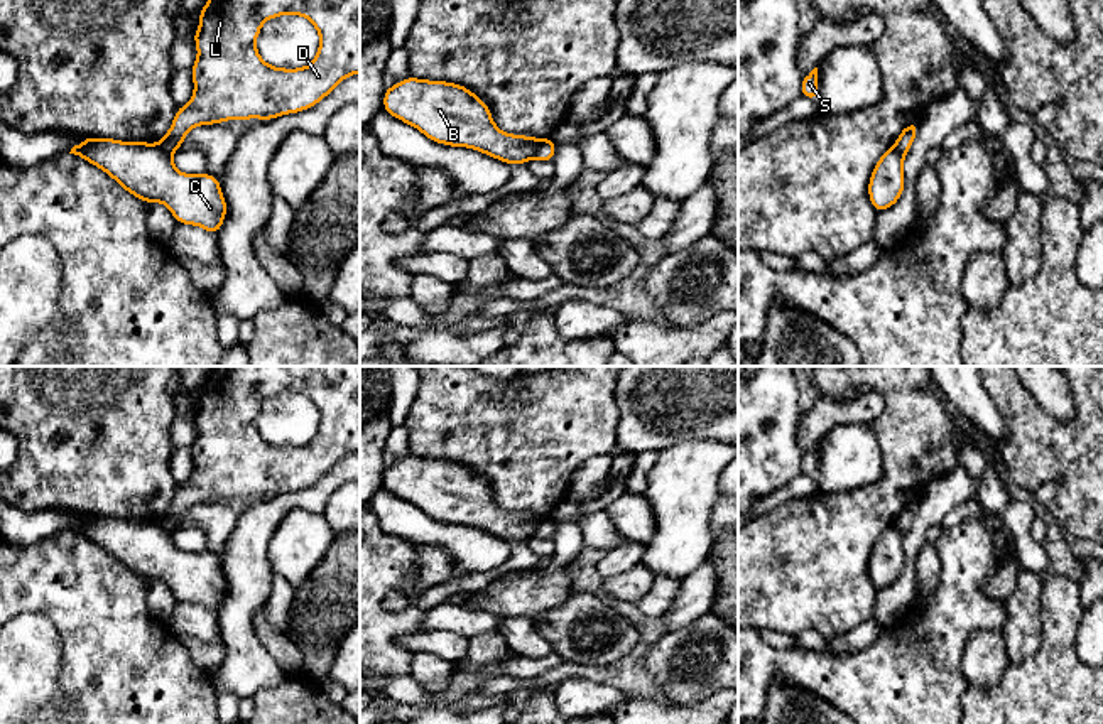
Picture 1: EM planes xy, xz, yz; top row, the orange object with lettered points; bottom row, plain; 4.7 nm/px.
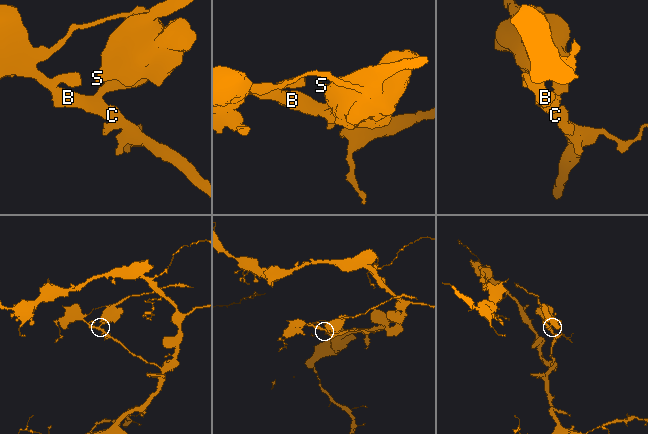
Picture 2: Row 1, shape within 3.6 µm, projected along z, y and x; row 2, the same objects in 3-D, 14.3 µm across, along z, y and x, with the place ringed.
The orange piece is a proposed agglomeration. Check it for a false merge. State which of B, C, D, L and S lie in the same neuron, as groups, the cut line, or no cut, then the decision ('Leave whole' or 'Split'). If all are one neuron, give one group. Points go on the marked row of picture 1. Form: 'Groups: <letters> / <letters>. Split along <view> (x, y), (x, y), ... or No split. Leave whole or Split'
Groups: B C / D L S. Split along xz (554, 139), (546, 140), (532, 157). Split

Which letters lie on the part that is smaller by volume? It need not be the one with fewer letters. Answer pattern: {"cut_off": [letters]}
{"cut_off": ["D", "L", "S"]}

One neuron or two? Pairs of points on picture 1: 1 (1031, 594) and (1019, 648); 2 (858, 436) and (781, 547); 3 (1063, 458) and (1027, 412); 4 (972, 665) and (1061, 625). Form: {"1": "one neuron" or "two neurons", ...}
{"1": "one neuron", "2": "two neurons", "3": "one neuron", "4": "two neurons"}

